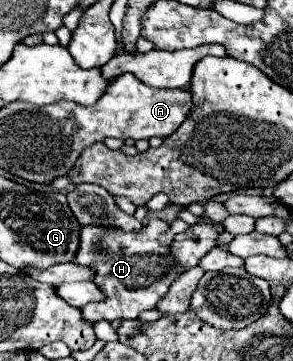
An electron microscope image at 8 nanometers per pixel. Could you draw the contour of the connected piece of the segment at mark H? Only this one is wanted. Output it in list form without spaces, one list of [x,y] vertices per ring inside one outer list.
[[[151,216],[137,232],[121,232],[121,228],[109,228],[99,224],[81,226],[79,250],[75,254],[73,264],[91,268],[95,272],[93,282],[105,294],[105,300],[91,302],[79,308],[85,322],[91,324],[99,320],[113,322],[115,318],[133,320],[143,310],[157,308],[159,300],[167,294],[169,286],[183,274],[183,268],[171,254],[171,248],[159,242],[161,234],[165,234],[167,230],[169,230],[167,222]]]

